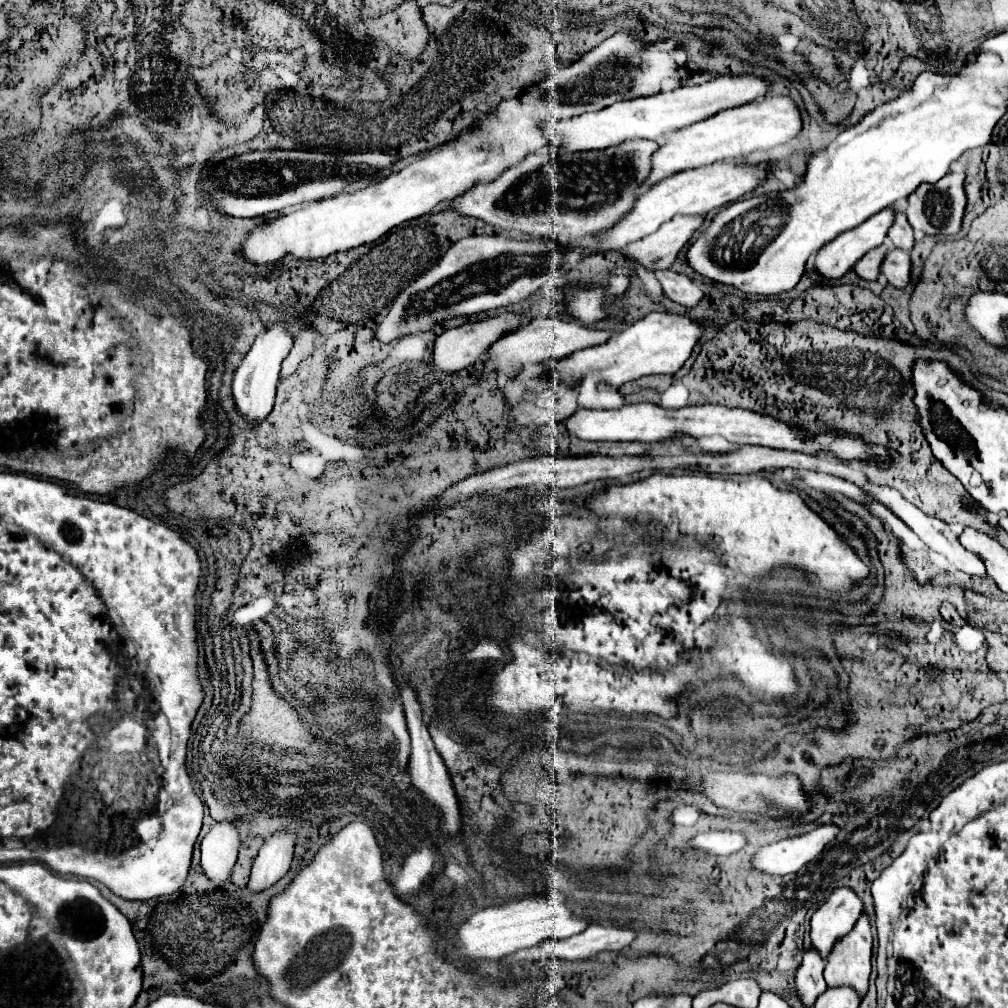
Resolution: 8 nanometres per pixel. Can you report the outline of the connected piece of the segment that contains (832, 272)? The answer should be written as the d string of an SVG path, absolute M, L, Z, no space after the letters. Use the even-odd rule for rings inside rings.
M890 208L870 216L864 224L840 234L836 240L828 242L814 260L814 270L824 280L838 280L842 278L854 264L870 252L872 248L880 246L886 238L888 228L892 226L894 212Z

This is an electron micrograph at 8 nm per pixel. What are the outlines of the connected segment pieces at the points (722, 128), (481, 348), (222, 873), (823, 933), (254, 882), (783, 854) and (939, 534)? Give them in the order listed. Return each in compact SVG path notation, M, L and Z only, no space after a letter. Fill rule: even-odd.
M764 96L750 104L722 110L682 130L668 132L650 158L650 172L648 172L648 178L642 182L642 188L650 188L652 184L680 170L724 162L724 160L742 160L742 158L748 158L748 154L752 152L770 150L774 146L786 144L792 138L796 138L796 134L800 132L800 126L802 126L800 112L788 96Z
M504 312L496 318L488 318L488 320L482 320L482 322L476 322L476 324L470 324L466 322L464 326L458 326L454 330L444 330L438 338L436 338L436 344L434 344L434 350L432 350L432 356L428 360L428 370L432 372L458 372L458 370L464 370L464 368L470 368L472 364L476 364L478 360L484 358L488 346L492 342L496 342L500 336L504 336L506 332L512 332L516 330L518 326L522 324L522 316L518 314L510 314L510 312Z
M218 822L202 840L202 870L216 886L224 886L232 880L236 854L240 846L240 834L232 822Z
M838 888L810 920L812 948L826 962L834 944L842 940L862 914L862 902L850 888Z
M276 832L272 838L268 838L254 860L246 888L250 892L262 892L274 886L290 870L294 844L296 836L292 832Z
M830 824L830 826L818 826L816 830L804 836L772 842L752 858L752 864L754 868L774 876L798 872L802 866L814 860L826 848L826 844L836 838L836 834L838 828Z
M888 486L872 488L870 492L872 492L872 496L876 496L882 504L890 506L890 508L896 512L896 516L902 518L902 522L904 522L908 528L912 528L912 530L916 532L916 536L918 536L930 550L934 550L934 552L938 552L940 556L944 556L954 568L958 568L958 570L962 570L962 572L966 572L966 574L970 574L970 576L978 576L978 578L986 578L986 576L988 576L986 566L984 566L984 560L982 560L980 556L976 556L976 552L972 552L972 550L968 550L968 548L964 548L964 546L960 544L960 536L958 536L958 532L952 530L952 526L948 526L946 522L942 522L942 520L938 520L938 518L932 518L932 516L924 514L922 510L918 510L916 506L912 506L910 502L906 502L896 490L892 490L892 488L888 488Z

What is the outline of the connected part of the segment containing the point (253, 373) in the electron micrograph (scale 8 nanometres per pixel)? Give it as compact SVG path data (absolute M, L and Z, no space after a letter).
M272 326L256 338L252 350L246 354L240 368L236 370L234 382L232 382L232 396L234 396L238 414L248 424L260 424L272 412L280 364L288 356L290 348L292 348L292 336L286 330L282 330L282 326Z

